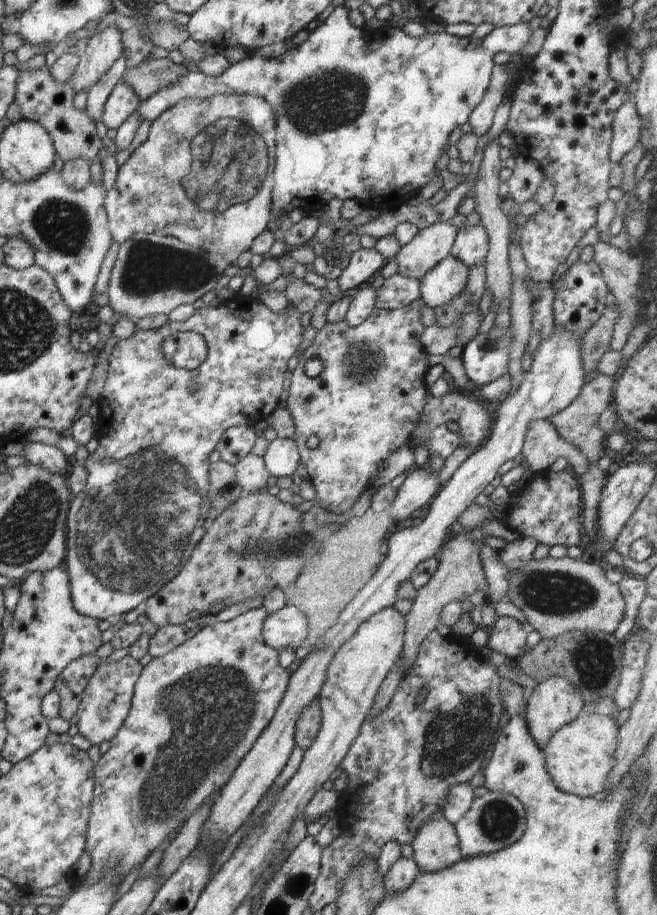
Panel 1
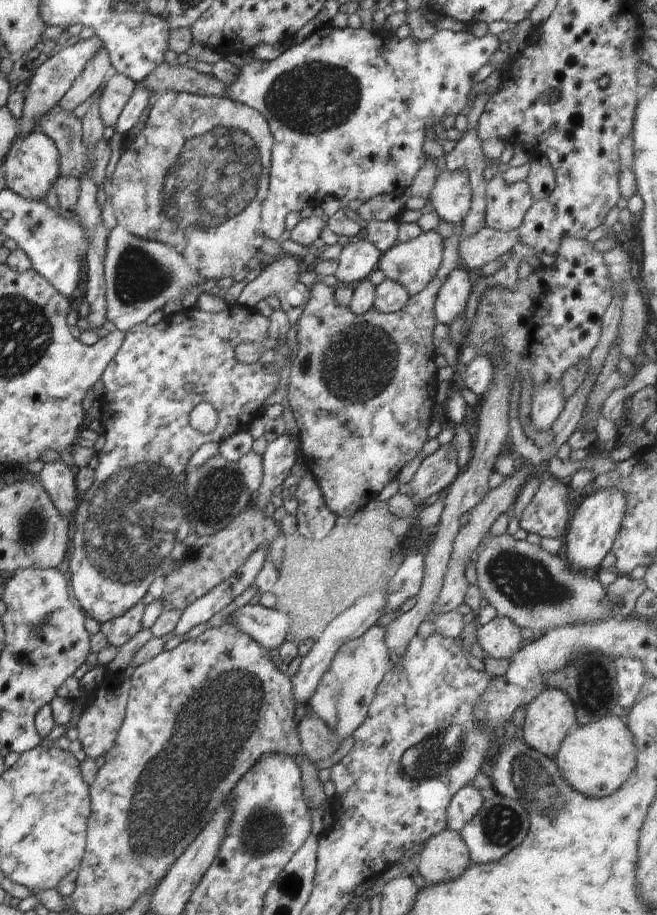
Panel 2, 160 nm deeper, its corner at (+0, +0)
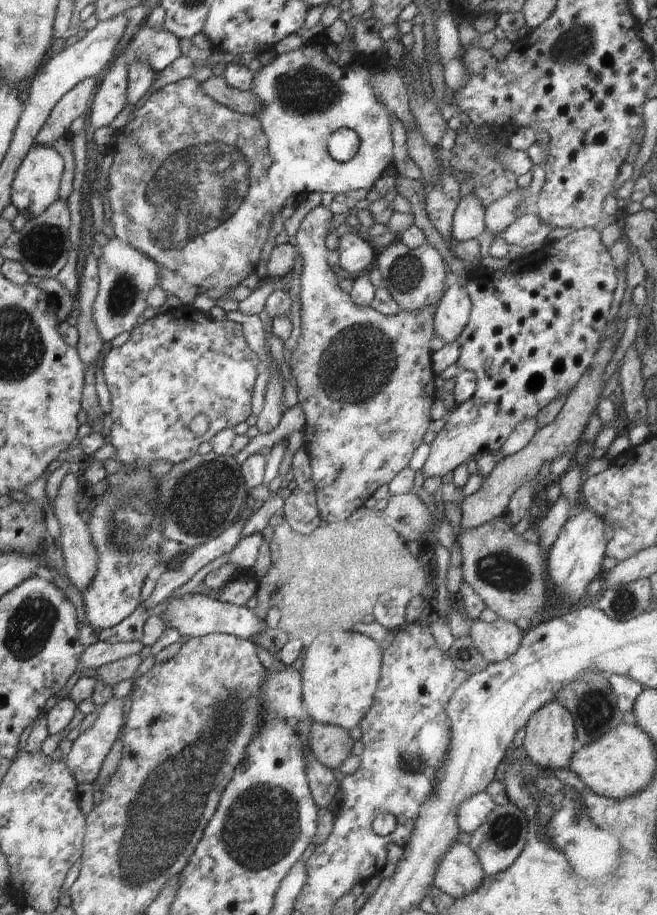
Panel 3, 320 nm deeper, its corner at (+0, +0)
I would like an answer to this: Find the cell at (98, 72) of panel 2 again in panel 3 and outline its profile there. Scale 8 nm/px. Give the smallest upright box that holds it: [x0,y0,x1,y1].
[33,77,97,146]

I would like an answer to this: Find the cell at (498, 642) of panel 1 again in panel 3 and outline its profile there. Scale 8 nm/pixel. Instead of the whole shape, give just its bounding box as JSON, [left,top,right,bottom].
[470,619,525,663]

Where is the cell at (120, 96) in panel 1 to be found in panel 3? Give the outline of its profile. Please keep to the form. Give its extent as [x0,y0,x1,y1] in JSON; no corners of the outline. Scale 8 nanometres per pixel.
[90,60,127,128]

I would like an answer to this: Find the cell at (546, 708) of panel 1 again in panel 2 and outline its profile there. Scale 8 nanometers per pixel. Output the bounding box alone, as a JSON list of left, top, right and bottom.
[522,686,577,759]

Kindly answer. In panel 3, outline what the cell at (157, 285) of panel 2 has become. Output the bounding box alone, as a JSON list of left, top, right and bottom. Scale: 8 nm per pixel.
[92,236,159,343]

